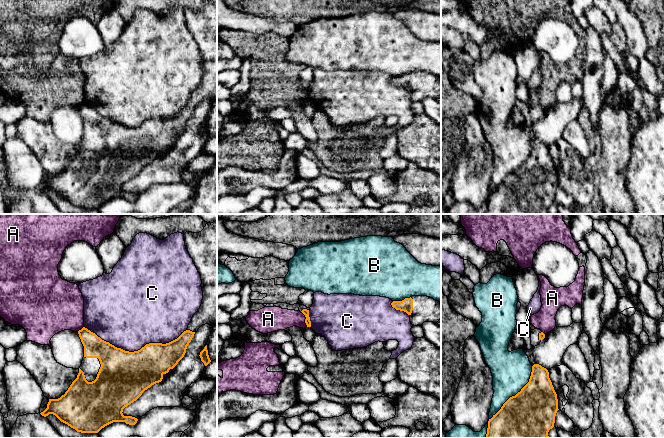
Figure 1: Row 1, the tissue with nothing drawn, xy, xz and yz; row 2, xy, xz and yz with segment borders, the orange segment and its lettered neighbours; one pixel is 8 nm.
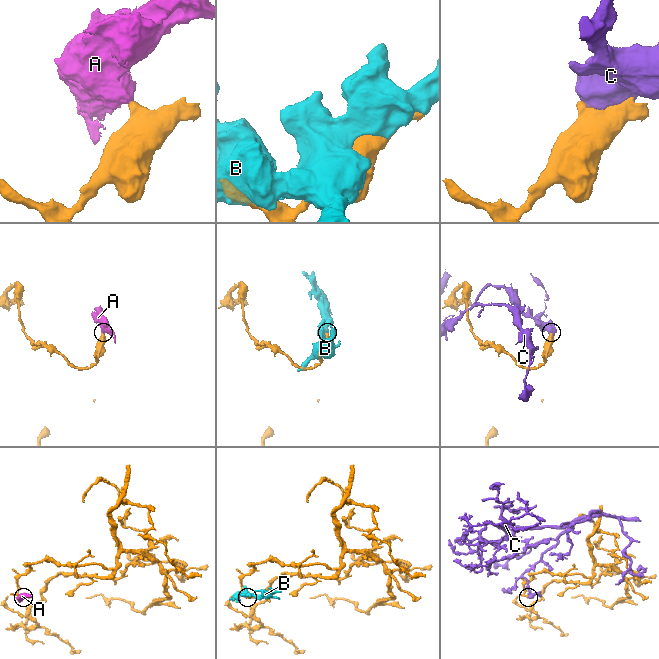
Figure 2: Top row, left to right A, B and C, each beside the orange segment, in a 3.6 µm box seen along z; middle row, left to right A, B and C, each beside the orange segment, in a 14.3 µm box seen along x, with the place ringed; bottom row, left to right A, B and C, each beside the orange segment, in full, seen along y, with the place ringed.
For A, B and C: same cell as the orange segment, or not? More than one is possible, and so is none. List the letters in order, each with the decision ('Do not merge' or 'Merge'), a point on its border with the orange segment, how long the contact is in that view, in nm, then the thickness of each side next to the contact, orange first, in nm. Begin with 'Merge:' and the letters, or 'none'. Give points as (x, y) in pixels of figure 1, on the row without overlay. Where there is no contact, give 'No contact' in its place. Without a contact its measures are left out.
Merge: none
A: Do not merge. Touches orange at xz (305, 95). Shared border 130 nm. Thickness 50 nm (orange) against 190 nm
B: Do not merge. Touches orange at yz (517, 169). Shared border 550 nm. Thickness 440 nm (orange) against 320 nm
C: Do not merge. Touches orange at xy (135, 127). Shared border 800 nm. Thickness 400 nm (orange) against 460 nm

